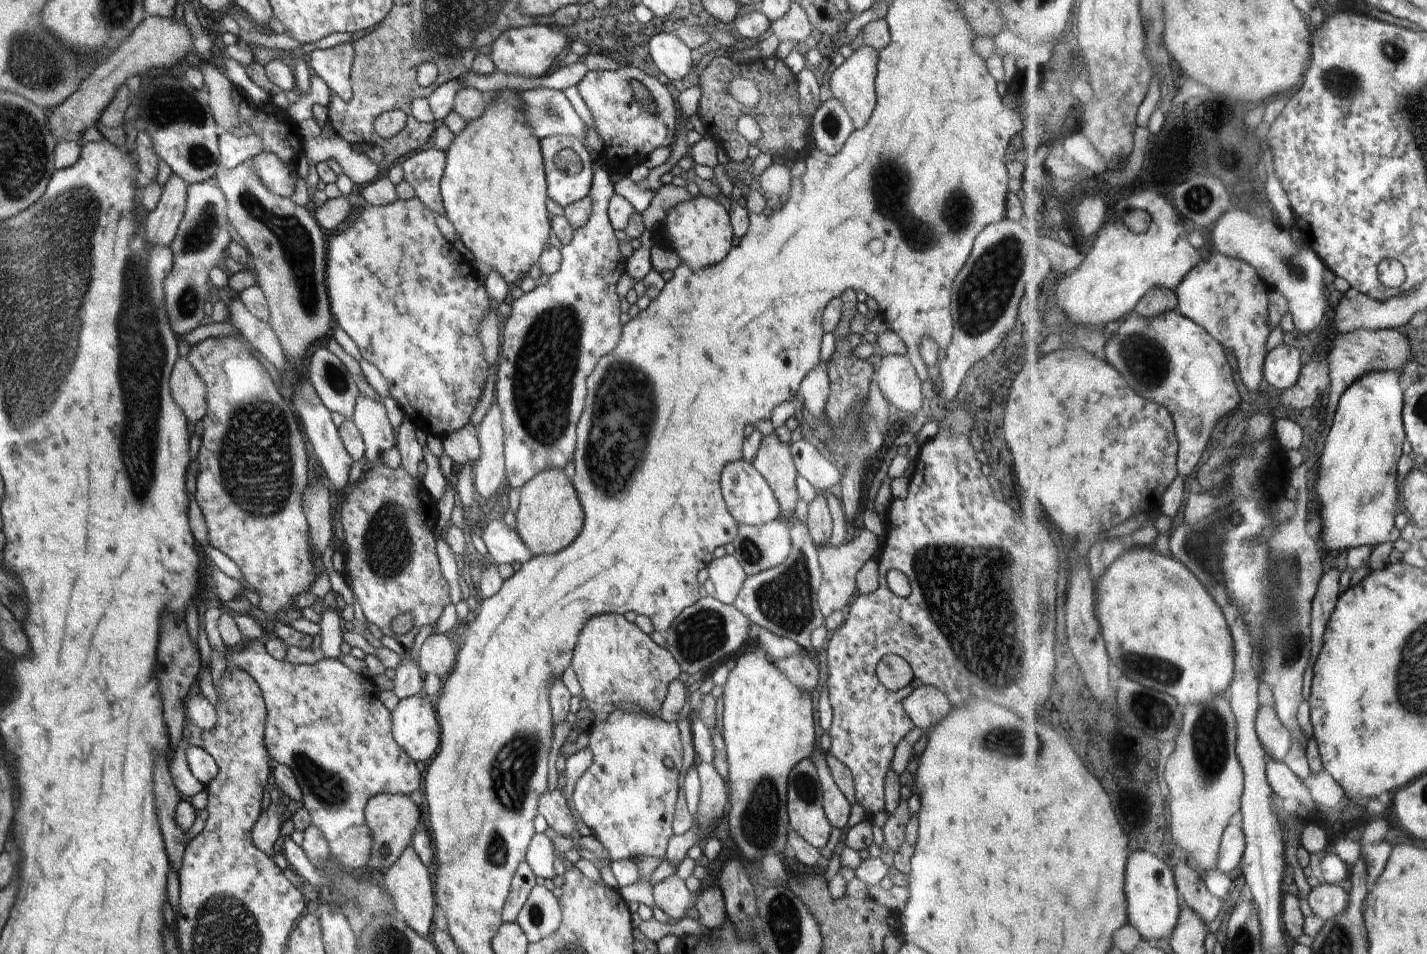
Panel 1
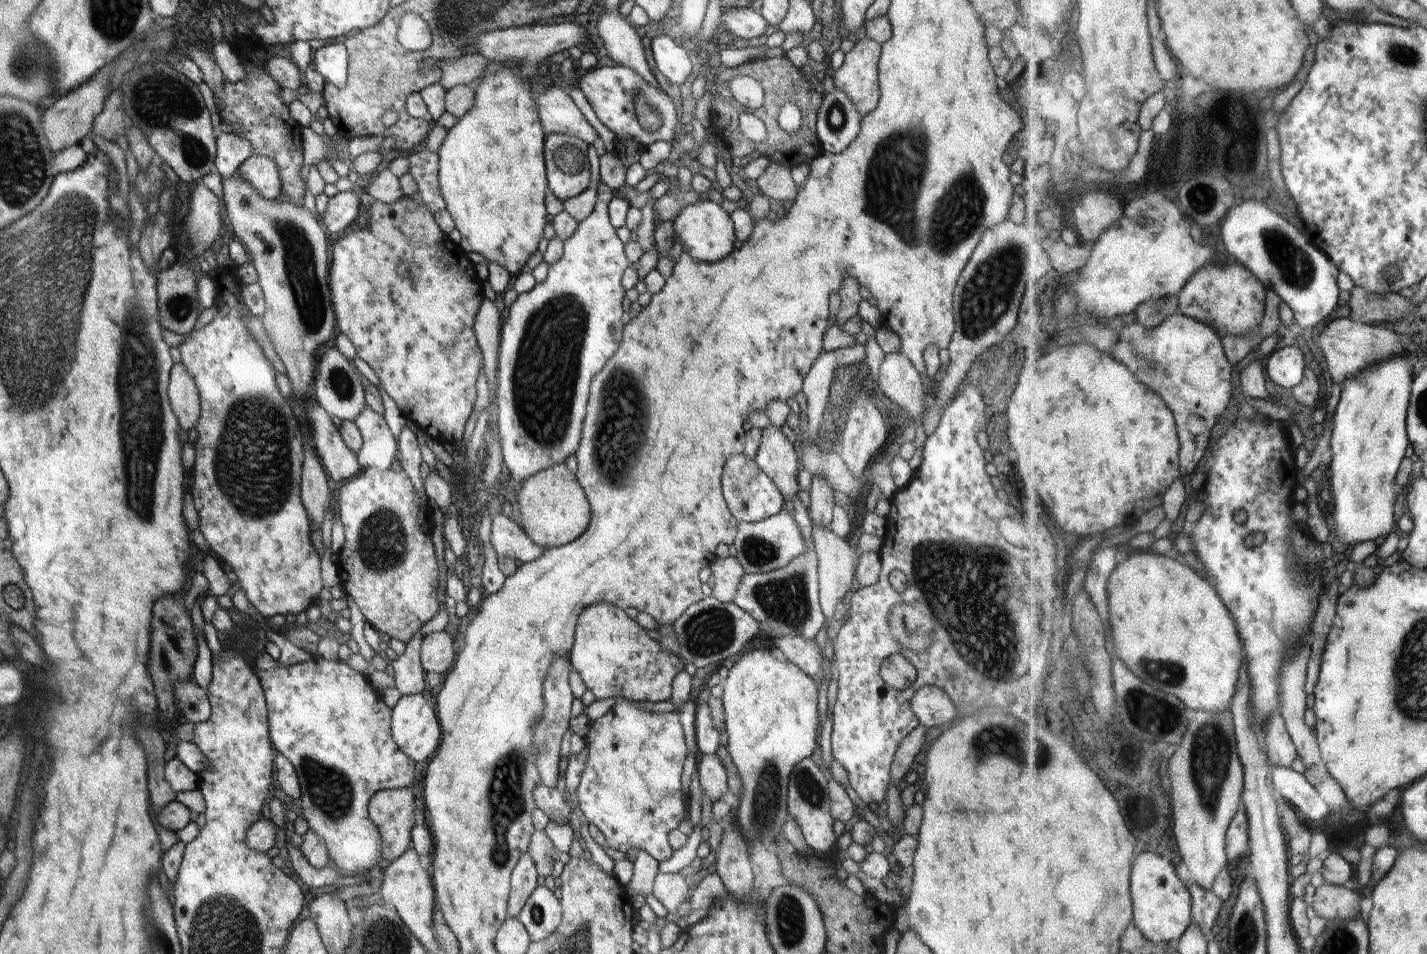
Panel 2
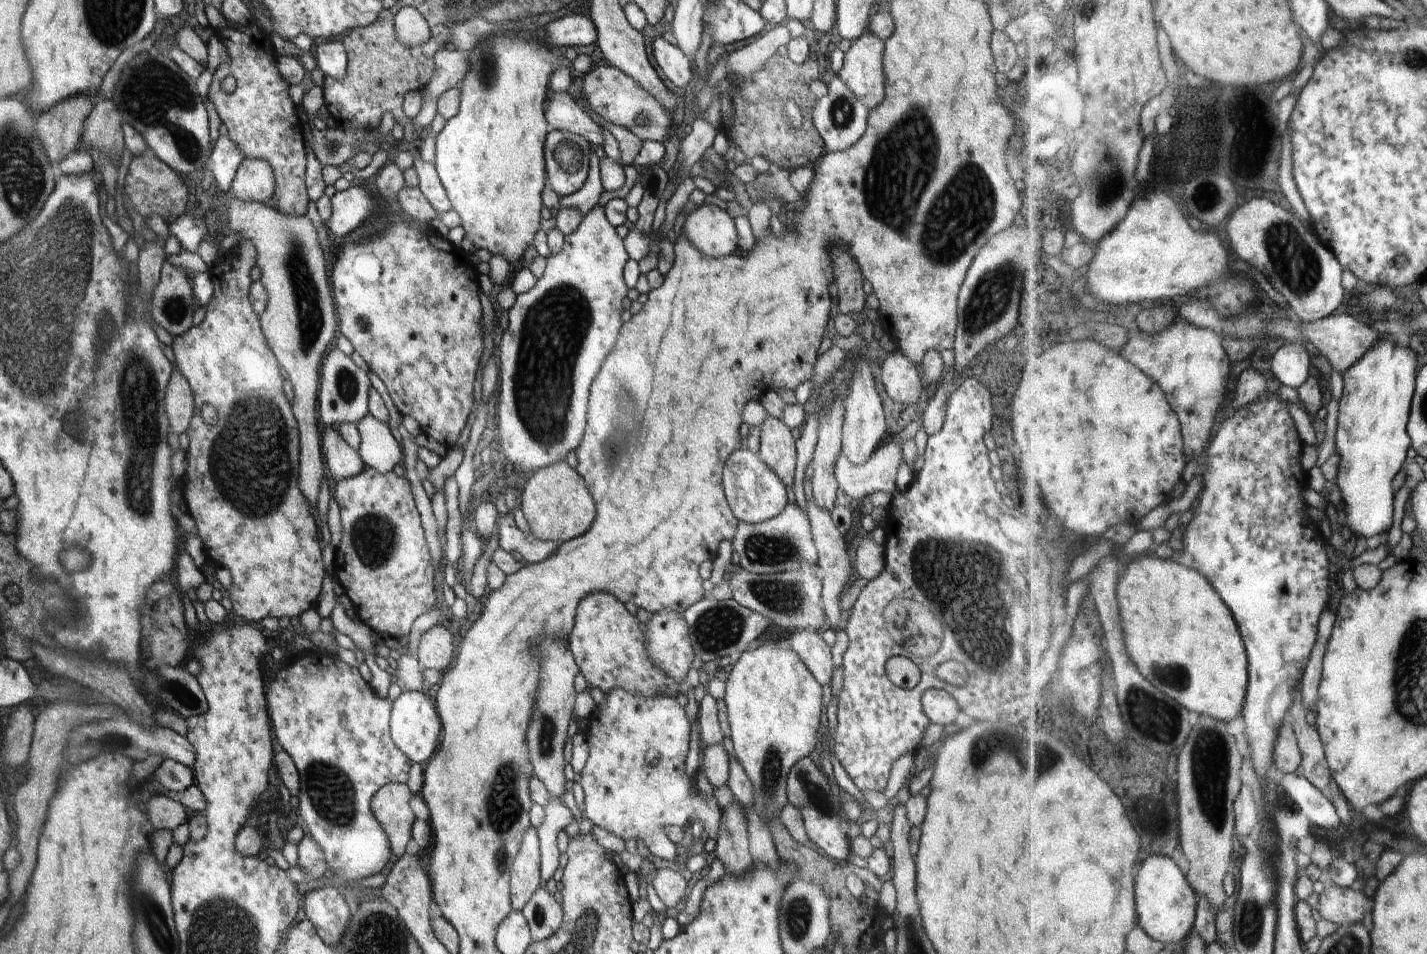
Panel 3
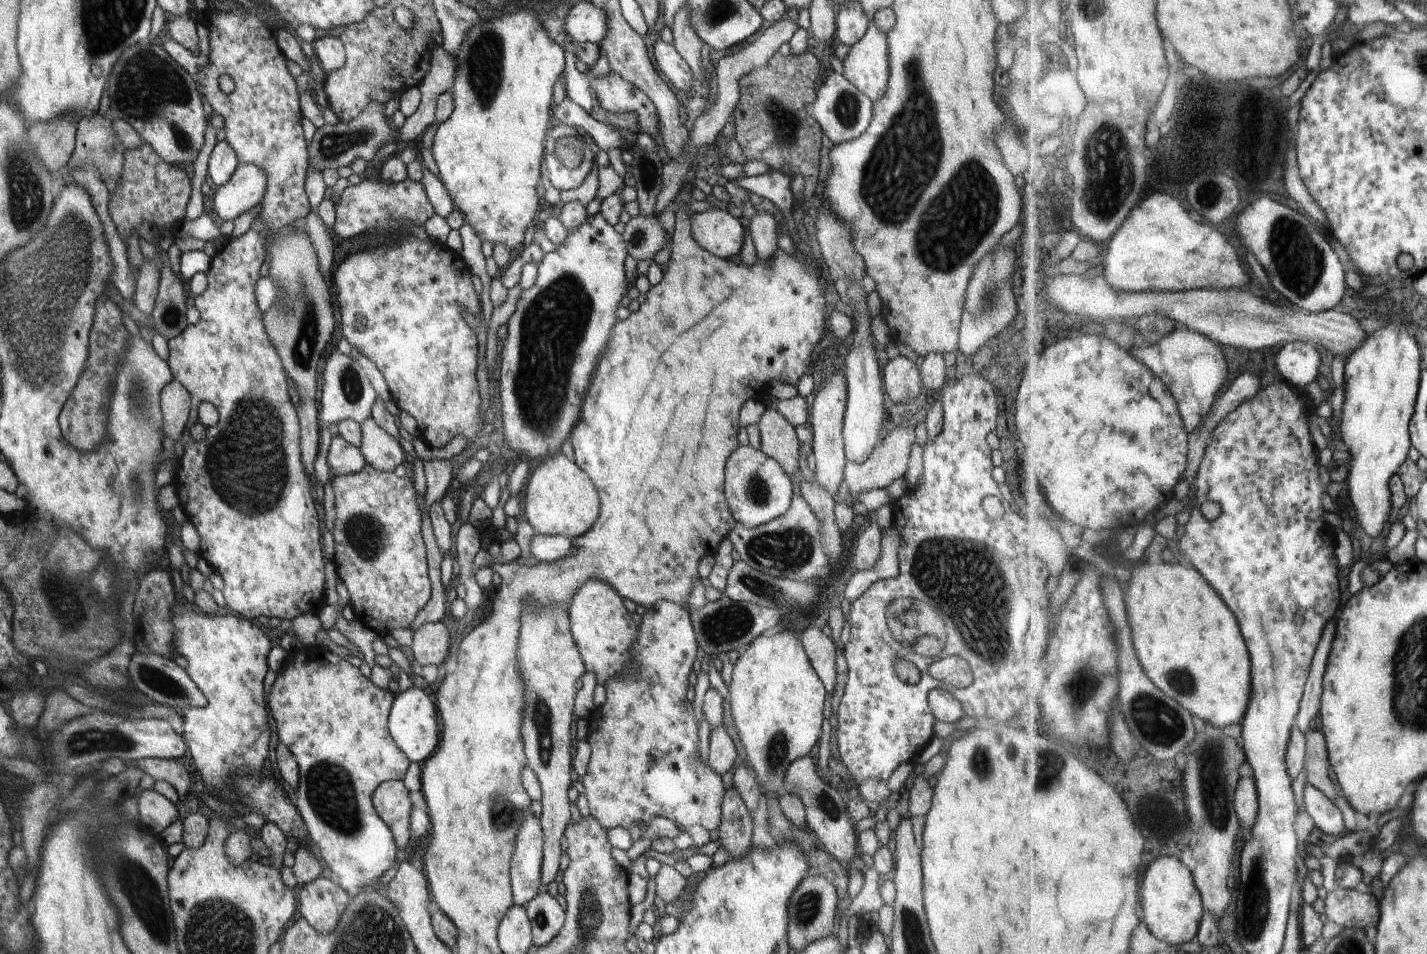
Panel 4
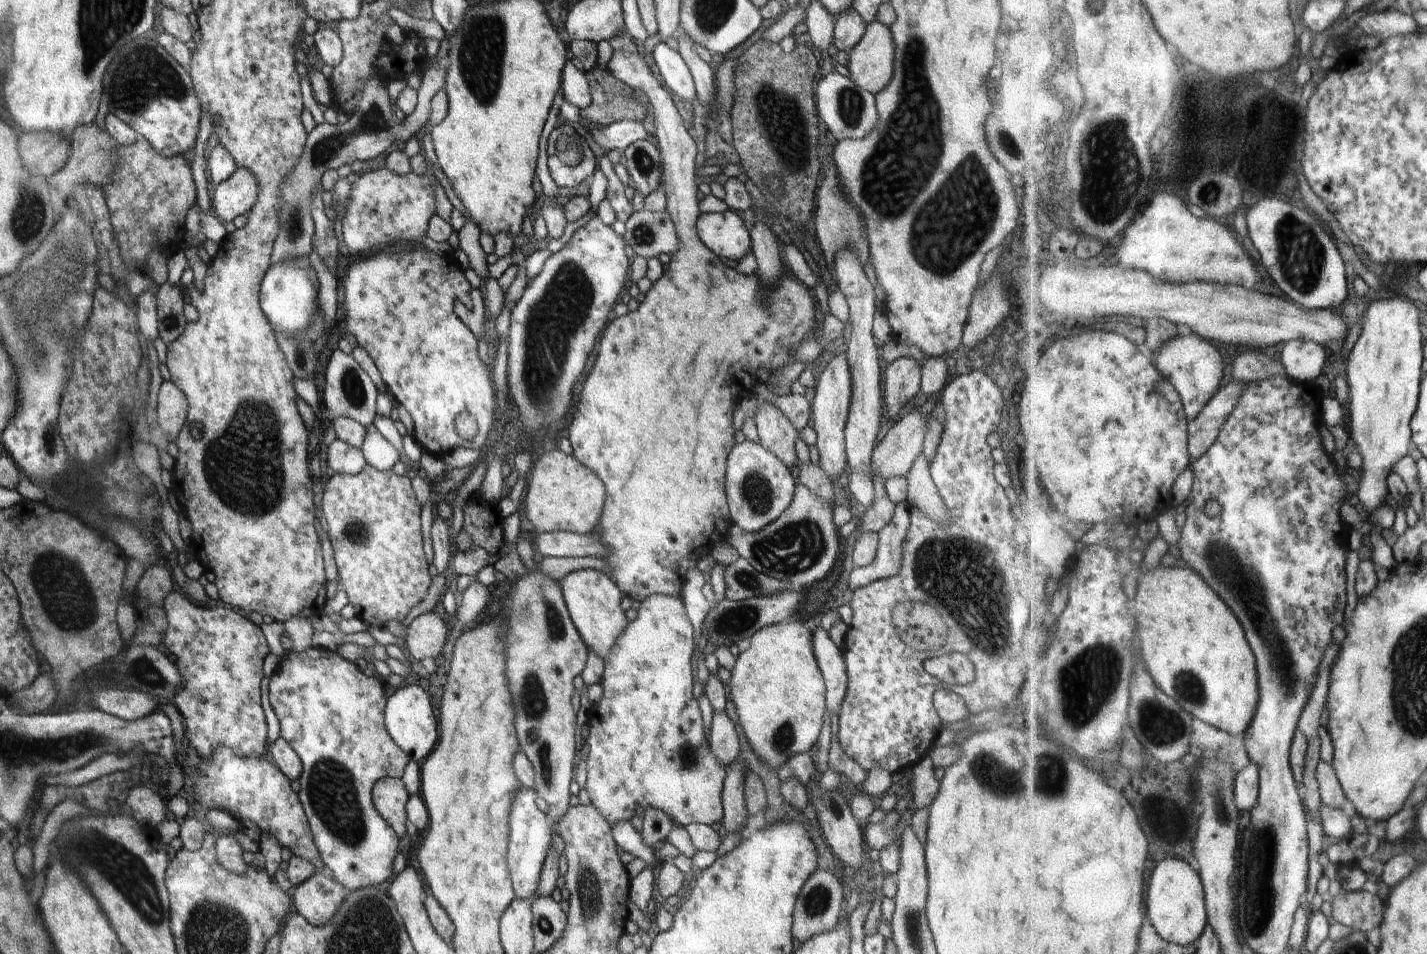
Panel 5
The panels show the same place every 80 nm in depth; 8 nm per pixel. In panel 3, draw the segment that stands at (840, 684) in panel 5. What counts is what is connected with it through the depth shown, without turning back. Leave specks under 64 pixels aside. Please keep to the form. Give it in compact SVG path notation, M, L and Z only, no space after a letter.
M798 631L788 637L790 648L806 665L812 676L822 685L832 678L832 652L830 646L816 631Z

